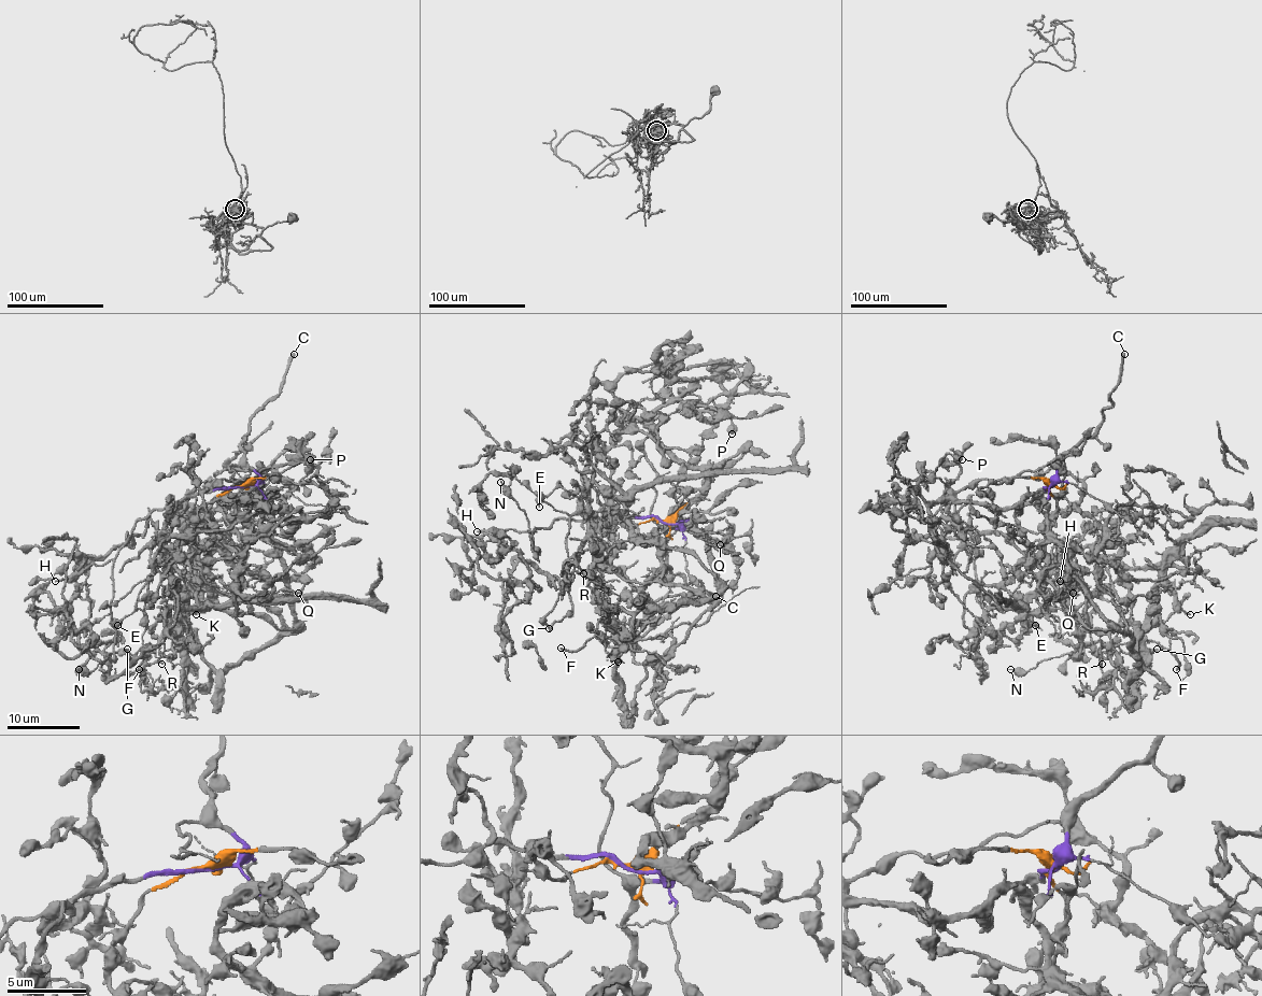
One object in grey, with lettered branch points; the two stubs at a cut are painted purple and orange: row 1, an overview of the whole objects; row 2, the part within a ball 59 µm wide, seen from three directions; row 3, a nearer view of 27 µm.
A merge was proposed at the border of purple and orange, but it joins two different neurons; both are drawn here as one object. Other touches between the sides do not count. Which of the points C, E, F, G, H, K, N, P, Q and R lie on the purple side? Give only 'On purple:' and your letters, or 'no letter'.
On purple: C, E, G, H, N, P

